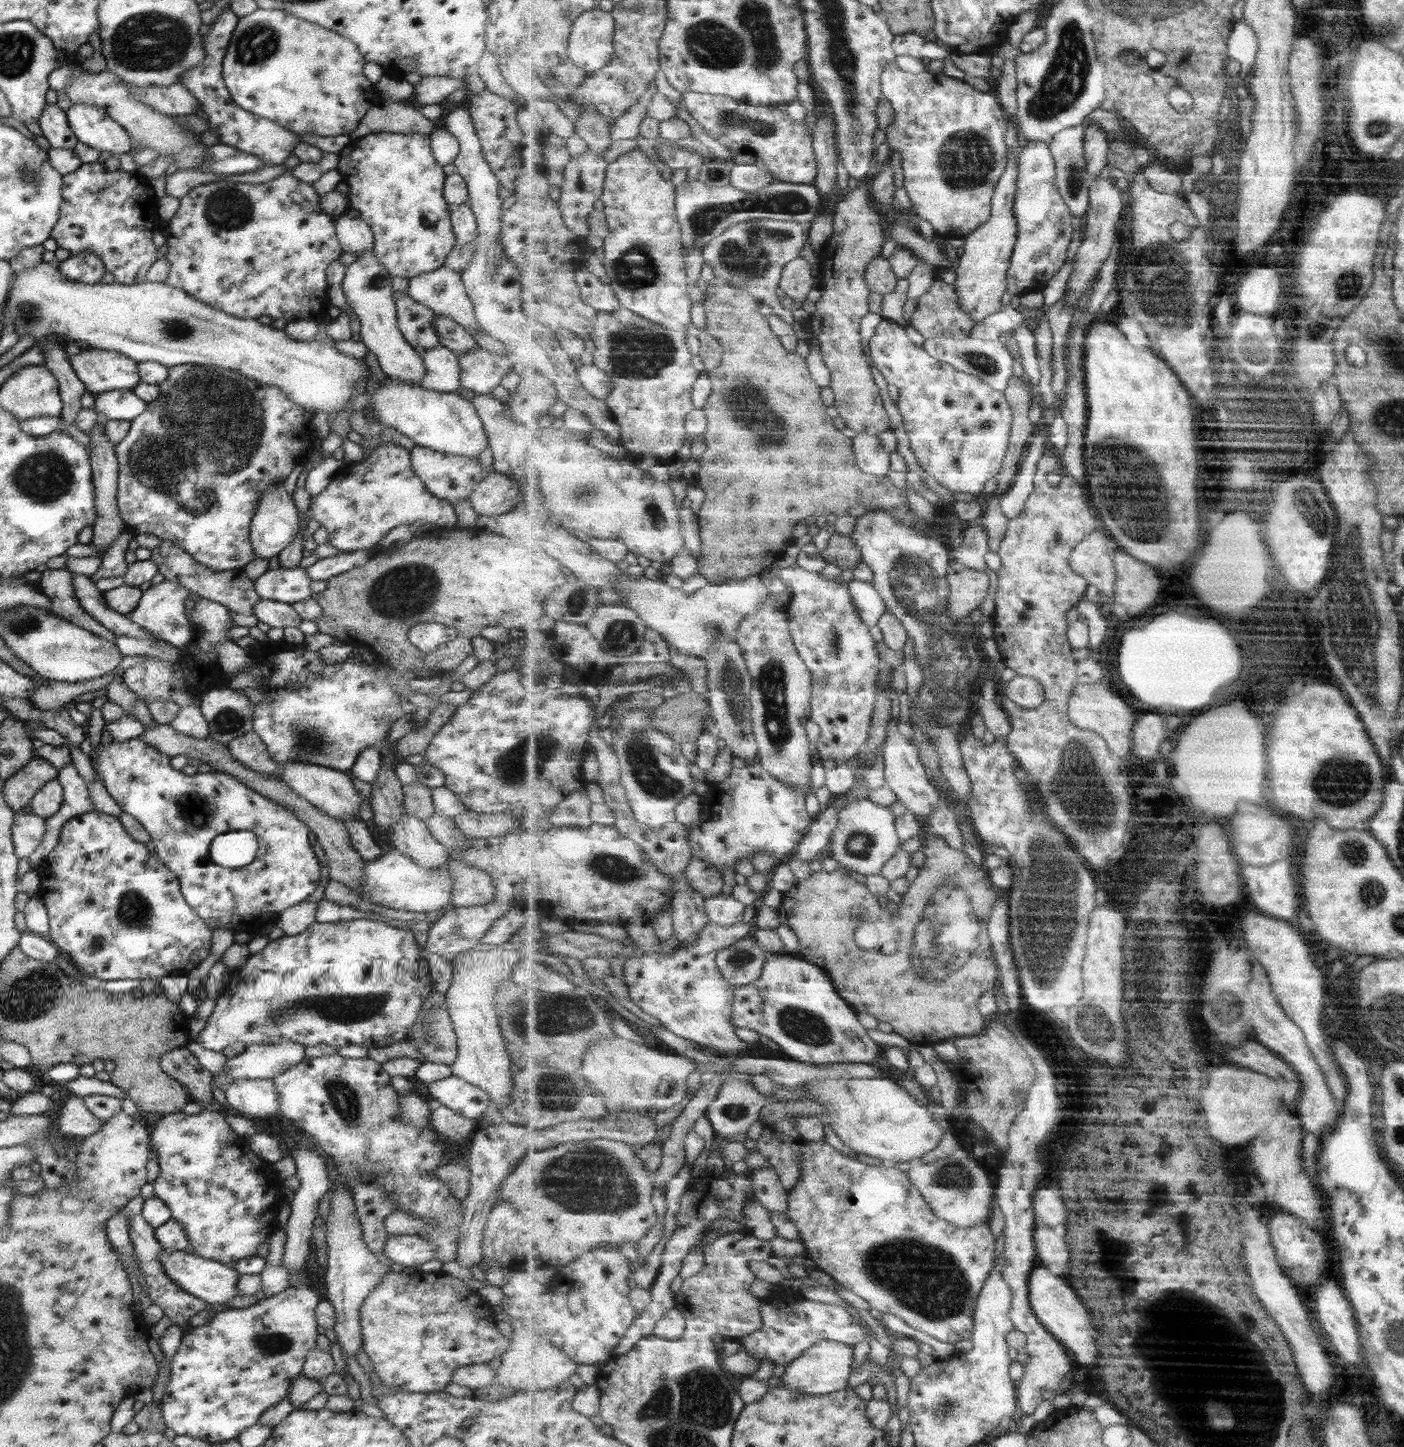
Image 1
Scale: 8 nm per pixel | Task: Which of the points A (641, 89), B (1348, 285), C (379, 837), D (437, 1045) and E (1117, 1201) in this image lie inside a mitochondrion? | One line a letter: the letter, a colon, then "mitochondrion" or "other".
A: other
B: mitochondrion
C: other
D: mitochondrion
E: other

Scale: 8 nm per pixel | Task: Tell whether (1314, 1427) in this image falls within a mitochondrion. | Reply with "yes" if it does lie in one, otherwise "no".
no

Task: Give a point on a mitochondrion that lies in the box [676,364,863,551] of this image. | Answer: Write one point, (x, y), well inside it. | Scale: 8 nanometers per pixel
(744, 398)

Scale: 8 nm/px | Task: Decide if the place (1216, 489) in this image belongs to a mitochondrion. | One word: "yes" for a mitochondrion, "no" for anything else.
no

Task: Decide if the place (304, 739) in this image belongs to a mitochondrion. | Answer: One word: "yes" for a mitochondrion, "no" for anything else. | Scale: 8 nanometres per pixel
yes

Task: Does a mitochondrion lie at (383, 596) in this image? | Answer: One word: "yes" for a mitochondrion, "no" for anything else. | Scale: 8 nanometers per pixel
yes

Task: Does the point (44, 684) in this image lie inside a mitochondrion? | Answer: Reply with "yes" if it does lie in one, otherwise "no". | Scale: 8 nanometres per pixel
no

